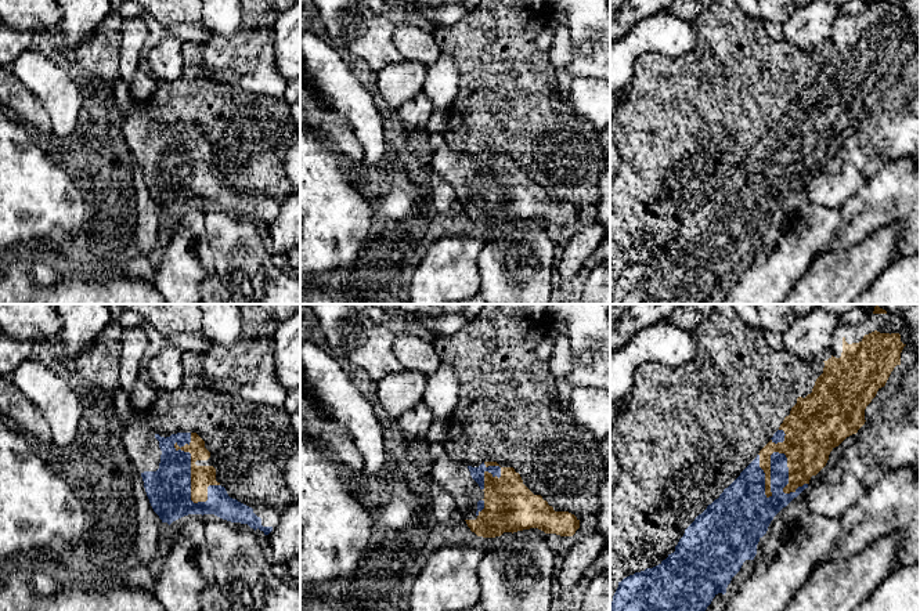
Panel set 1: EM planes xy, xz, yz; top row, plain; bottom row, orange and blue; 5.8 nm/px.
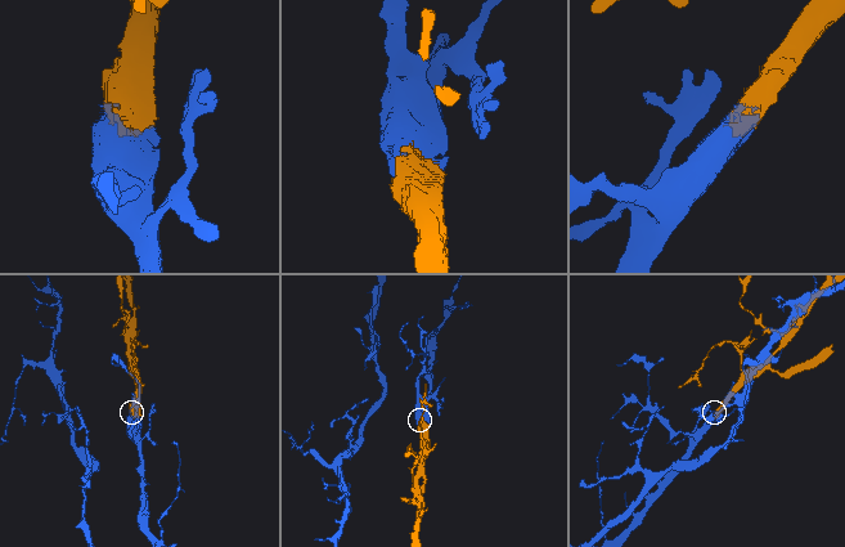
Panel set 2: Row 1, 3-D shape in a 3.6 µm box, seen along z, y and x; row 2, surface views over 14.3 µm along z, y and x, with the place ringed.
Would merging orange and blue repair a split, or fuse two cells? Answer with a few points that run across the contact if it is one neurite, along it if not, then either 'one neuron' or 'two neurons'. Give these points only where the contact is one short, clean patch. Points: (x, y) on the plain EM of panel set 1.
one neuron

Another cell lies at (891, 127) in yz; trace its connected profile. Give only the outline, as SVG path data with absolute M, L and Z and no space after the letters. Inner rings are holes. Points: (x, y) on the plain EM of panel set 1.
M920 46L913 55L905 58L899 76L858 120L855 131L845 140L841 152L843 166L837 173L822 170L800 184L812 205L841 210L844 203L867 184L865 166L874 153L881 153L887 162L912 156L920 159Z

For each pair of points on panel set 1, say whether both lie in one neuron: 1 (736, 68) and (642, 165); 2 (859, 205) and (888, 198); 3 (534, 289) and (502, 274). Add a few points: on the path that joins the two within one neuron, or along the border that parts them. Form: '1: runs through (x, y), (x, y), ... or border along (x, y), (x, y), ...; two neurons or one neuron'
1: runs through (717, 93), (667, 143); one neuron
2: runs through (866, 205), (881, 202); one neuron
3: runs through (526, 289), (522, 289), (511, 278); one neuron

